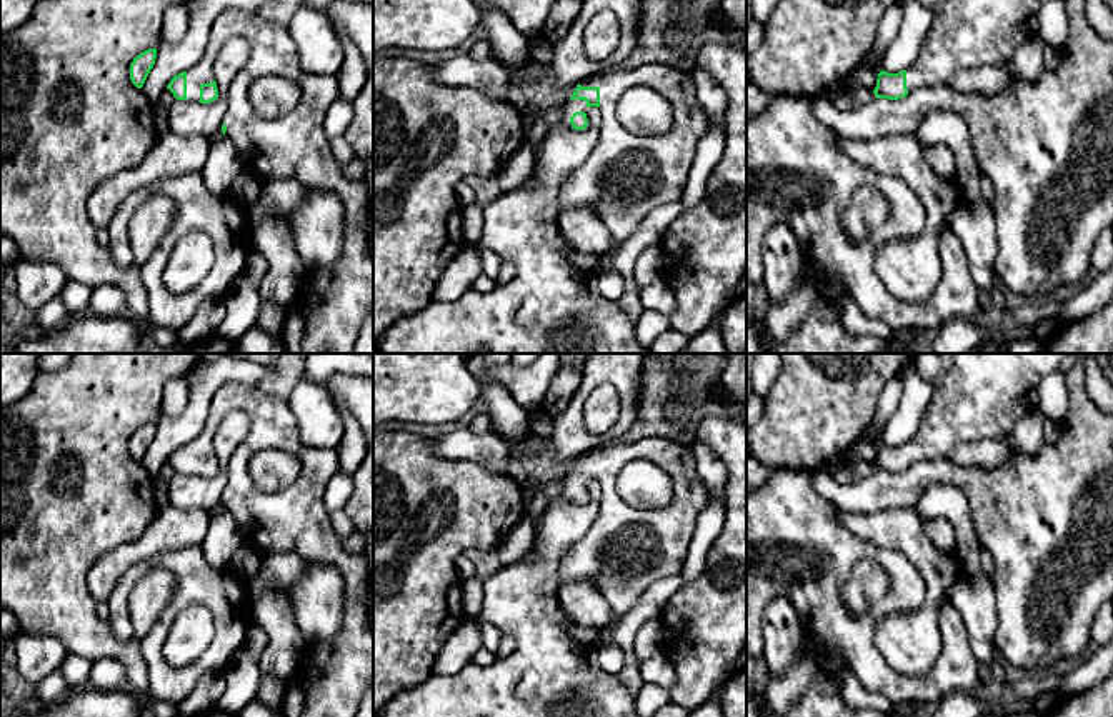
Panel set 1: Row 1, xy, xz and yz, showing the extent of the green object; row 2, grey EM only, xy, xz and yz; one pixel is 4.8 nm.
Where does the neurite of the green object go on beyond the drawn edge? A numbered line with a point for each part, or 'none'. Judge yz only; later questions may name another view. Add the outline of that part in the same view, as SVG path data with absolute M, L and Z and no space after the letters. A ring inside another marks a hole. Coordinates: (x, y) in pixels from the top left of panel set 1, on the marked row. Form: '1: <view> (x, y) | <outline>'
1: yz (967, 34) | M945 0L935 10L935 23L930 28L923 48L906 68L906 88L923 85L950 87L950 78L963 70L976 70L986 65L1008 65L1016 47L1038 35L1038 10L1046 0Z

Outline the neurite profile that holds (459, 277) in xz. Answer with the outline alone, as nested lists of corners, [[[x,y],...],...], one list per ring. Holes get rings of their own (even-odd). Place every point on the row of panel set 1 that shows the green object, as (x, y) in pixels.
[[[467,245],[438,278],[433,302],[453,302],[460,298],[473,287],[473,282],[480,275],[483,275],[482,258]]]

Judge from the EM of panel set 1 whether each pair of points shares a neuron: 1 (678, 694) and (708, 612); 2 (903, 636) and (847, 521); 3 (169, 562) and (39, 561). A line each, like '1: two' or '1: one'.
1: one
2: one
3: two

